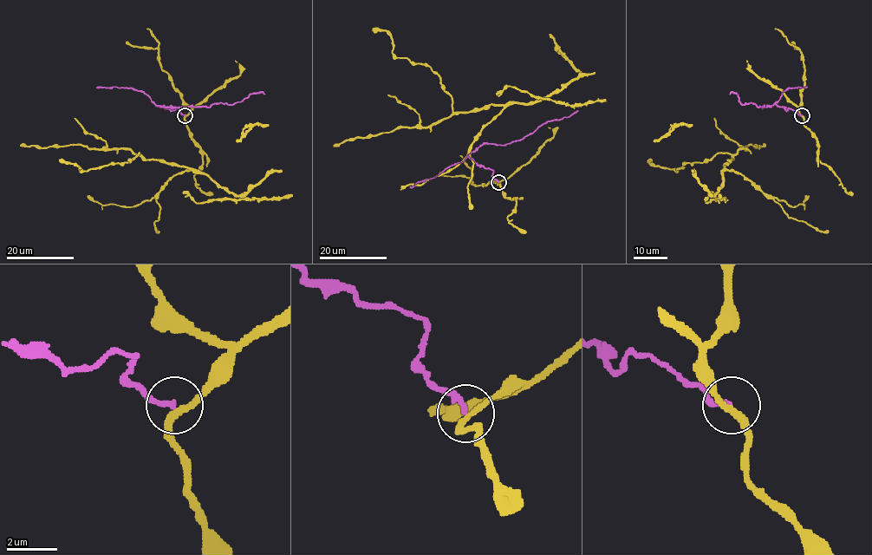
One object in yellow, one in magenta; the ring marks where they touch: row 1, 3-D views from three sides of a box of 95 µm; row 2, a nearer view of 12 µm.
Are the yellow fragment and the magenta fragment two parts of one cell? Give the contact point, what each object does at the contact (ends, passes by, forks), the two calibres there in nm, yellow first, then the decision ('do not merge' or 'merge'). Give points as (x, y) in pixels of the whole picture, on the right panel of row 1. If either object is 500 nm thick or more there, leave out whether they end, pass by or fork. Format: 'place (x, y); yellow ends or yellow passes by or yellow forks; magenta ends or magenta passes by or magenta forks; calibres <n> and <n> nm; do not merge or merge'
place (802, 115); yellow passes by; magenta ends; calibres 240 and 240 nm; do not merge

